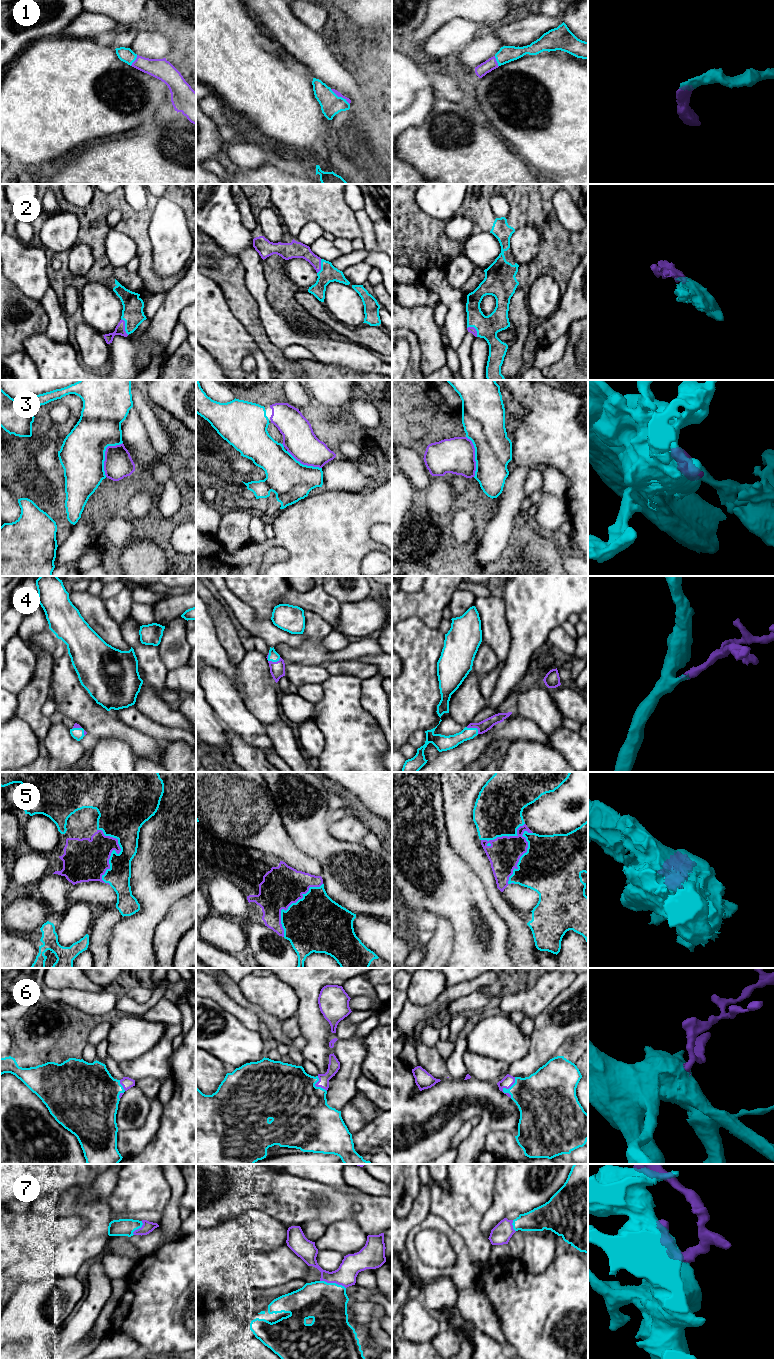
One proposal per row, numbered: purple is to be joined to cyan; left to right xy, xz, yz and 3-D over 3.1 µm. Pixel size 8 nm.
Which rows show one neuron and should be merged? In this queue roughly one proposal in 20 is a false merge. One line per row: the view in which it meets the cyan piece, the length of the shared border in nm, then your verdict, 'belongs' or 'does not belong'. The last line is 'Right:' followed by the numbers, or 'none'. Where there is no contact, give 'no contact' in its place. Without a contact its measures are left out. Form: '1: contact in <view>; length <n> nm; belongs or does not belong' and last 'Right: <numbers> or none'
1: contact in xz; length 200 nm; belongs
2: contact in xy; length 150 nm; belongs
3: contact in xy; length 320 nm; belongs
4: contact in xz; length 110 nm; belongs
5: contact in xy; length 460 nm; belongs
6: contact in yz; length 170 nm; belongs
7: contact in xz; length 220 nm; belongs
Right: 1, 2, 3, 4, 5, 6, 7

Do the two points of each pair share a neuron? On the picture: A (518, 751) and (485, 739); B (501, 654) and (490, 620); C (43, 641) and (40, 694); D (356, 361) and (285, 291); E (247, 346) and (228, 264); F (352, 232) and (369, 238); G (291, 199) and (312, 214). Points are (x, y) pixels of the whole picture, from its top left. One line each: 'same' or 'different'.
A: different
B: same
C: same
D: different
E: different
F: different
G: same

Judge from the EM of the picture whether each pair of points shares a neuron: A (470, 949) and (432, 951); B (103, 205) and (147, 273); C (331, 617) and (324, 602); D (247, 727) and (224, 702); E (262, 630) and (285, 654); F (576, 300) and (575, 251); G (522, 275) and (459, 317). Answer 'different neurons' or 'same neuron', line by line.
A: different neurons
B: same neuron
C: same neuron
D: same neuron
E: different neurons
F: different neurons
G: different neurons

